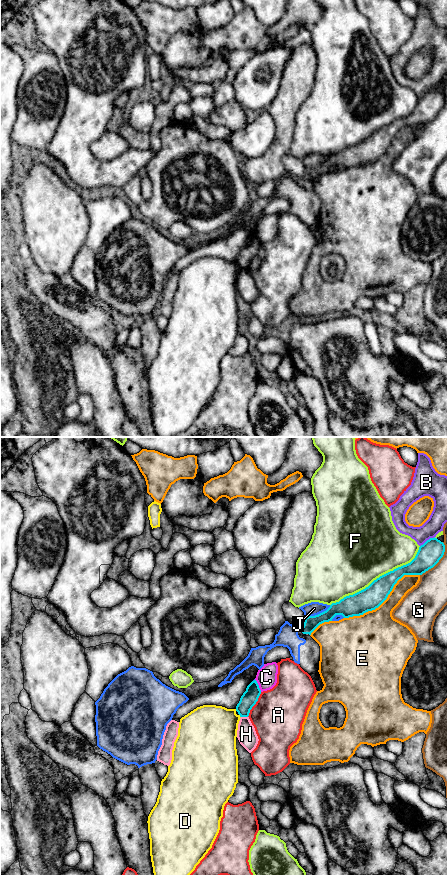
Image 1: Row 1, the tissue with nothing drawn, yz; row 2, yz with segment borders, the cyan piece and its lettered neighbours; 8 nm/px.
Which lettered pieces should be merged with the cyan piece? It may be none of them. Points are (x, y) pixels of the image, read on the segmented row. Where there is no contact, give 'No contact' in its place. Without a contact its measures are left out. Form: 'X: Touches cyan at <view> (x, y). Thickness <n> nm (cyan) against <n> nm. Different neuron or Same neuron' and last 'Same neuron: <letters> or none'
A: Touches cyan at yz (255, 703). Thickness 130 nm (cyan) against 420 nm. Different neuron
B: Touches cyan at yz (427, 540). Thickness 190 nm (cyan) against 140 nm. Different neuron
C: Touches cyan at yz (258, 685). Thickness 130 nm (cyan) against 170 nm. Different neuron
D: Touches cyan at yz (240, 716). Thickness 130 nm (cyan) against 380 nm. Different neuron
E: Touches cyan at yz (384, 600). Thickness 190 nm (cyan) against 320 nm. Different neuron
F: Touches cyan at yz (377, 578). Thickness 190 nm (cyan) against 500 nm. Different neuron
G: Touches cyan at yz (438, 561). Thickness 190 nm (cyan) against 260 nm. Different neuron
H: Touches cyan at yz (244, 716). Thickness 130 nm (cyan) against 160 nm. Different neuron
J: Touches cyan at yz (318, 614). Thickness 160 nm (cyan) against 110 nm. Different neuron
Same neuron: none

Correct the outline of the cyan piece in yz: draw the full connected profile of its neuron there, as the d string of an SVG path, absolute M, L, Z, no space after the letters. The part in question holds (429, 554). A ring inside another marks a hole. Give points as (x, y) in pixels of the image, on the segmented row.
M435 537L430 538L419 547L415 558L410 563L380 576L365 589L332 603L326 611L305 617L301 632L311 635L320 624L332 621L336 615L349 618L375 610L387 599L399 579L404 575L422 575L439 562L444 552L444 543Z

